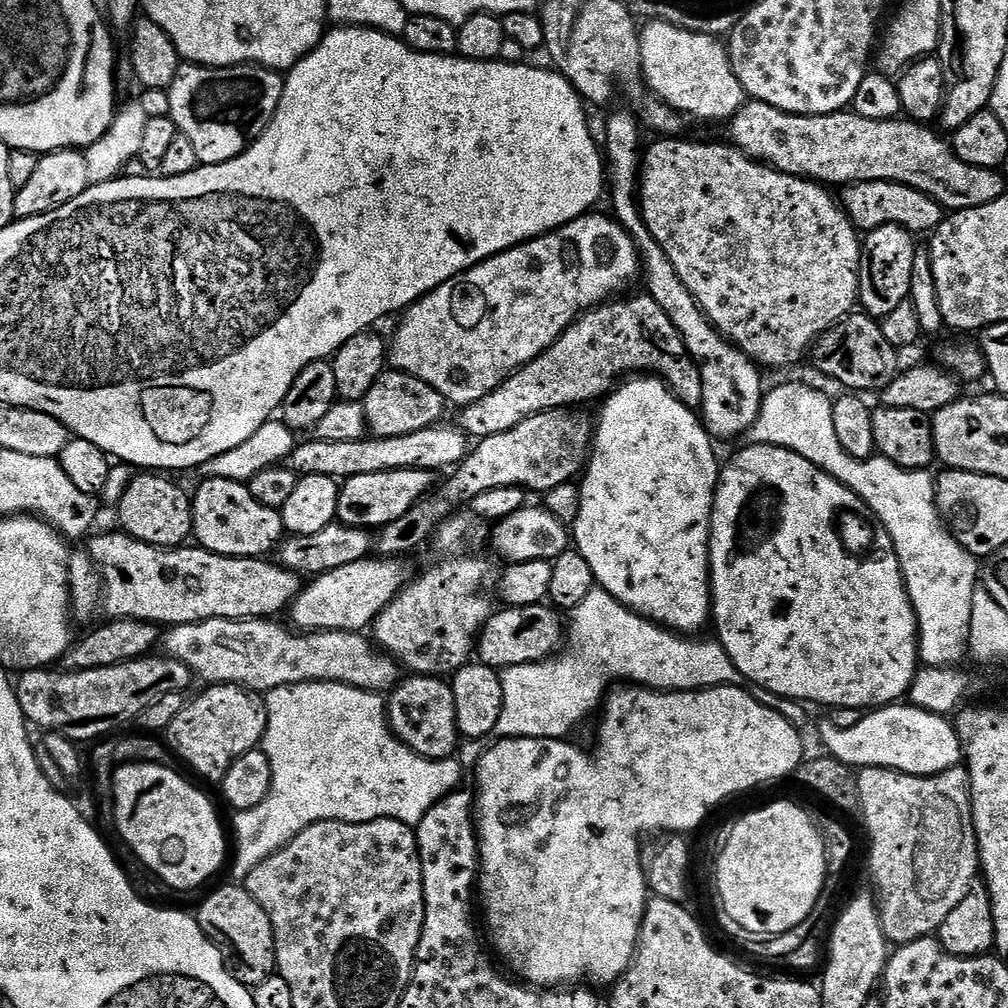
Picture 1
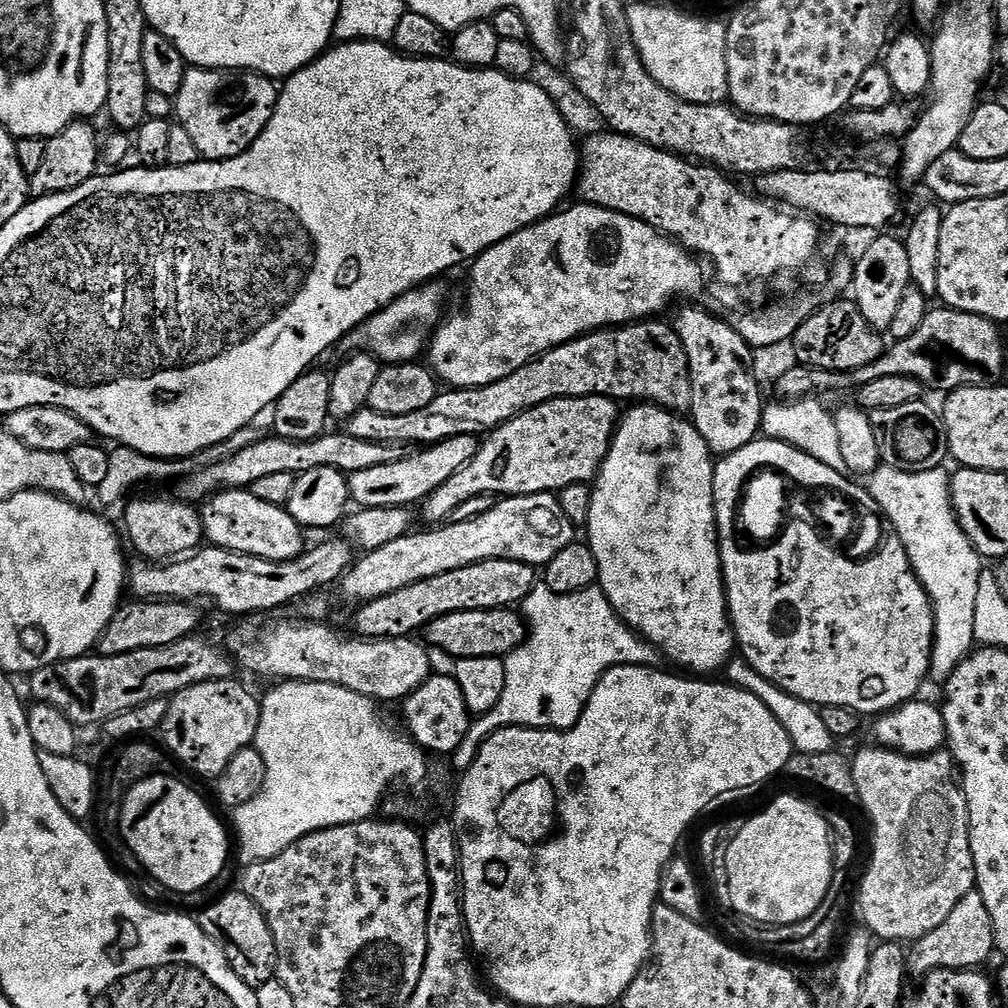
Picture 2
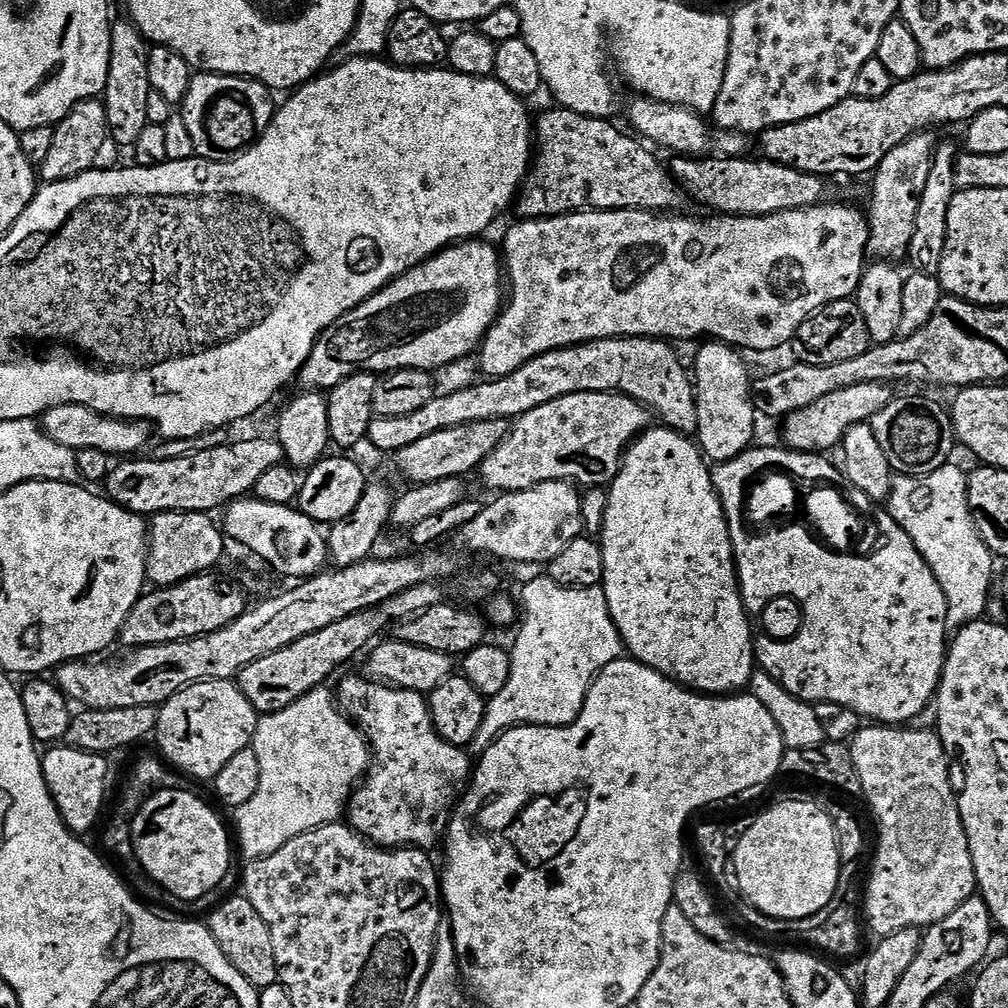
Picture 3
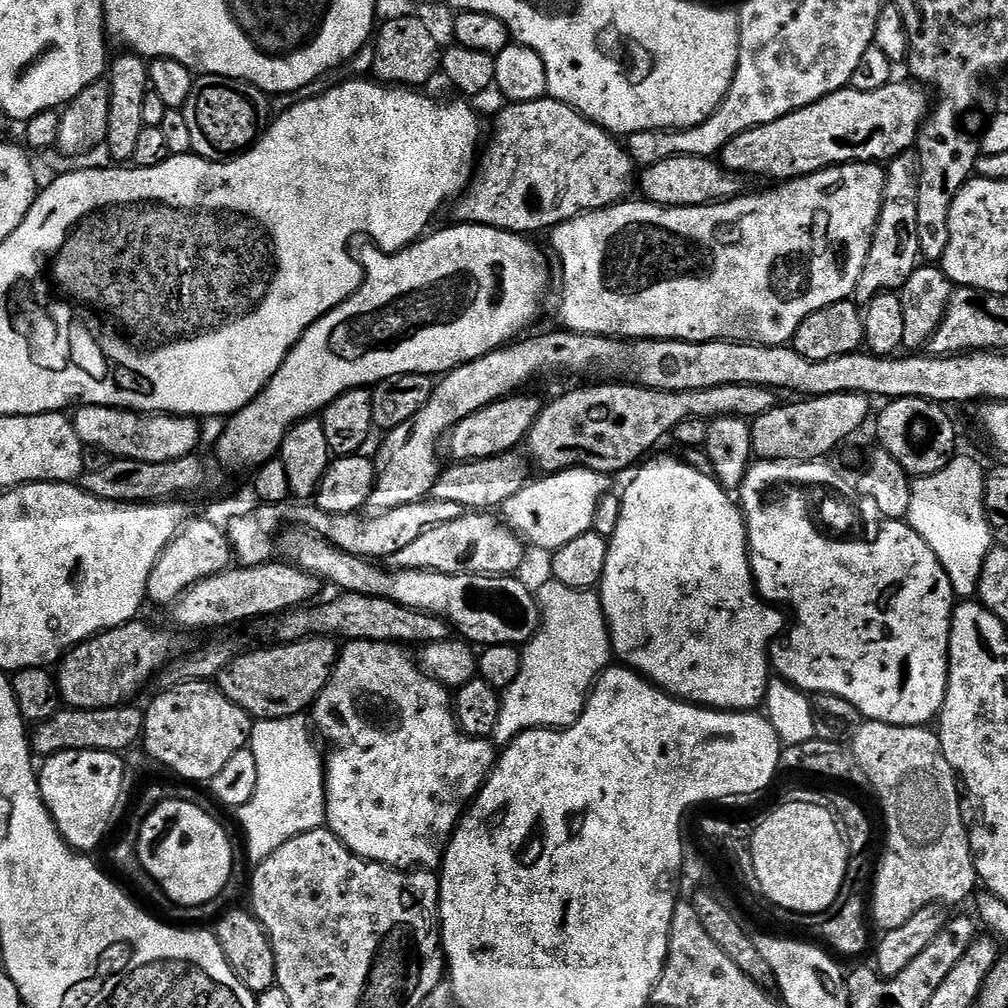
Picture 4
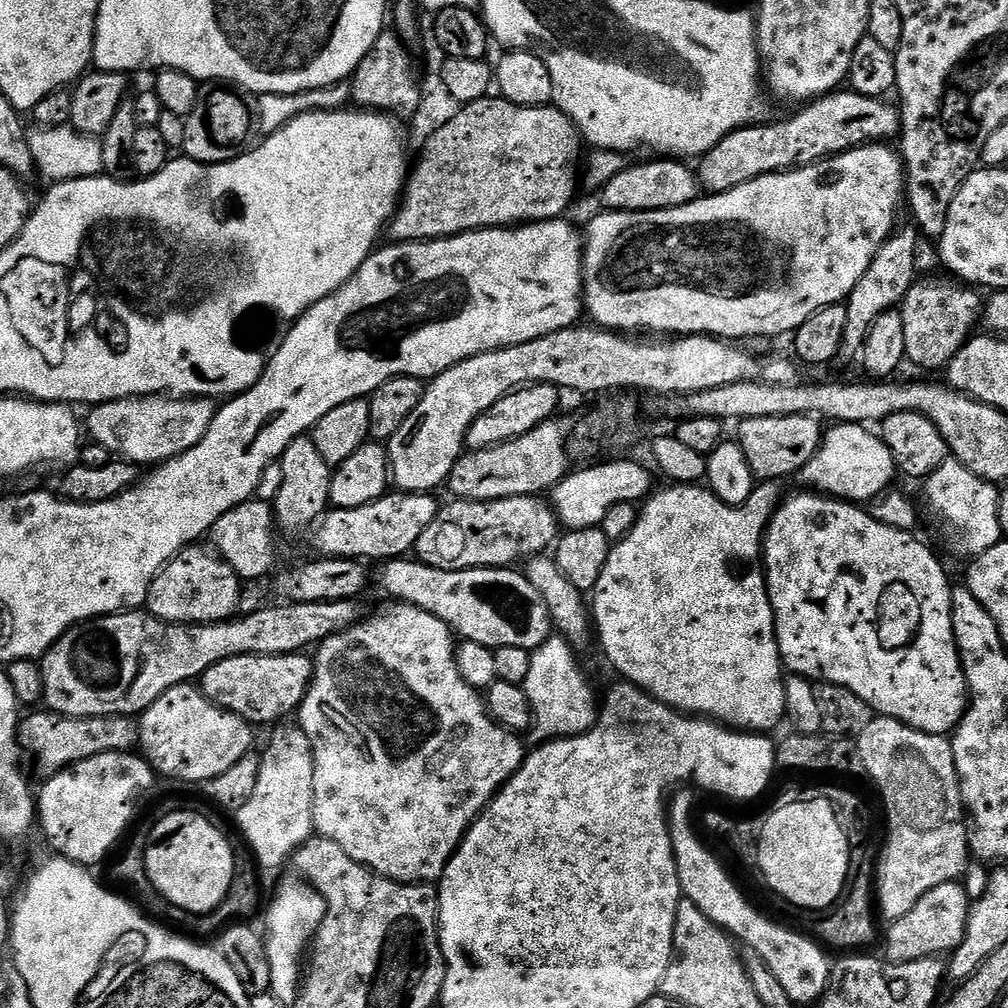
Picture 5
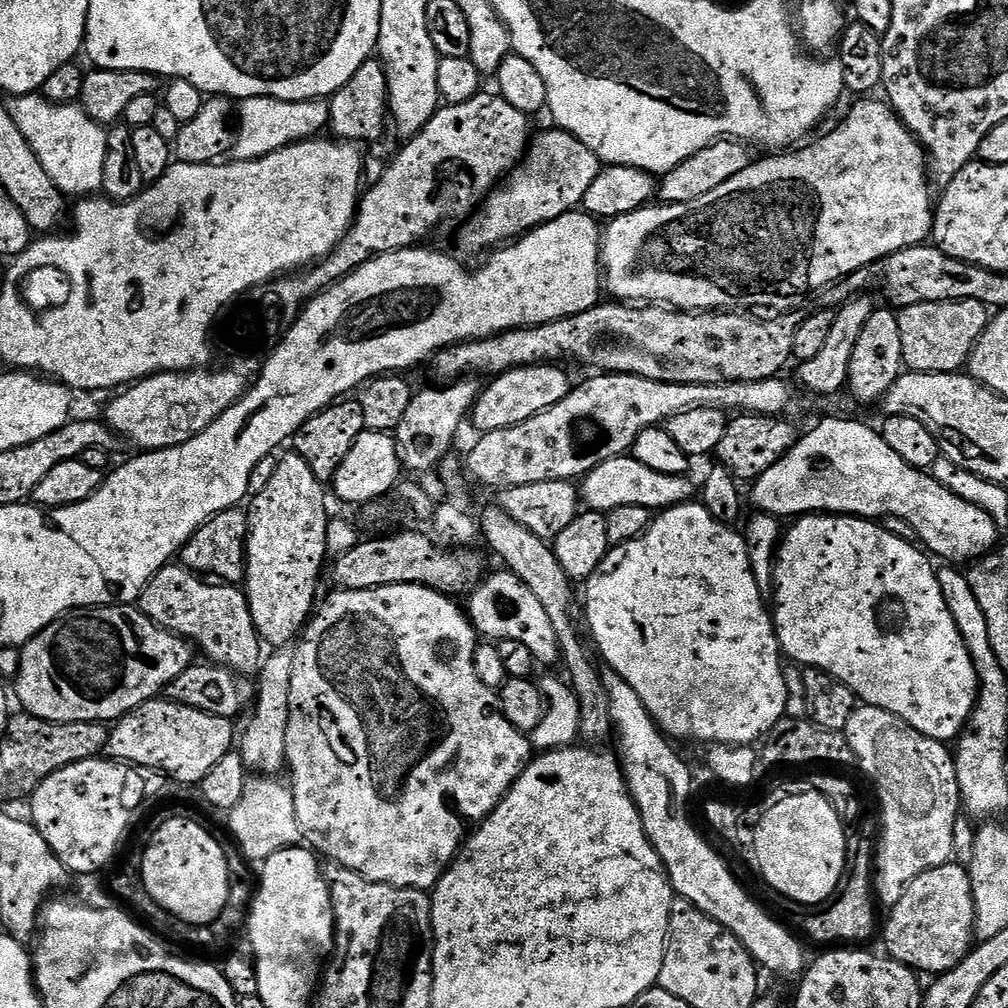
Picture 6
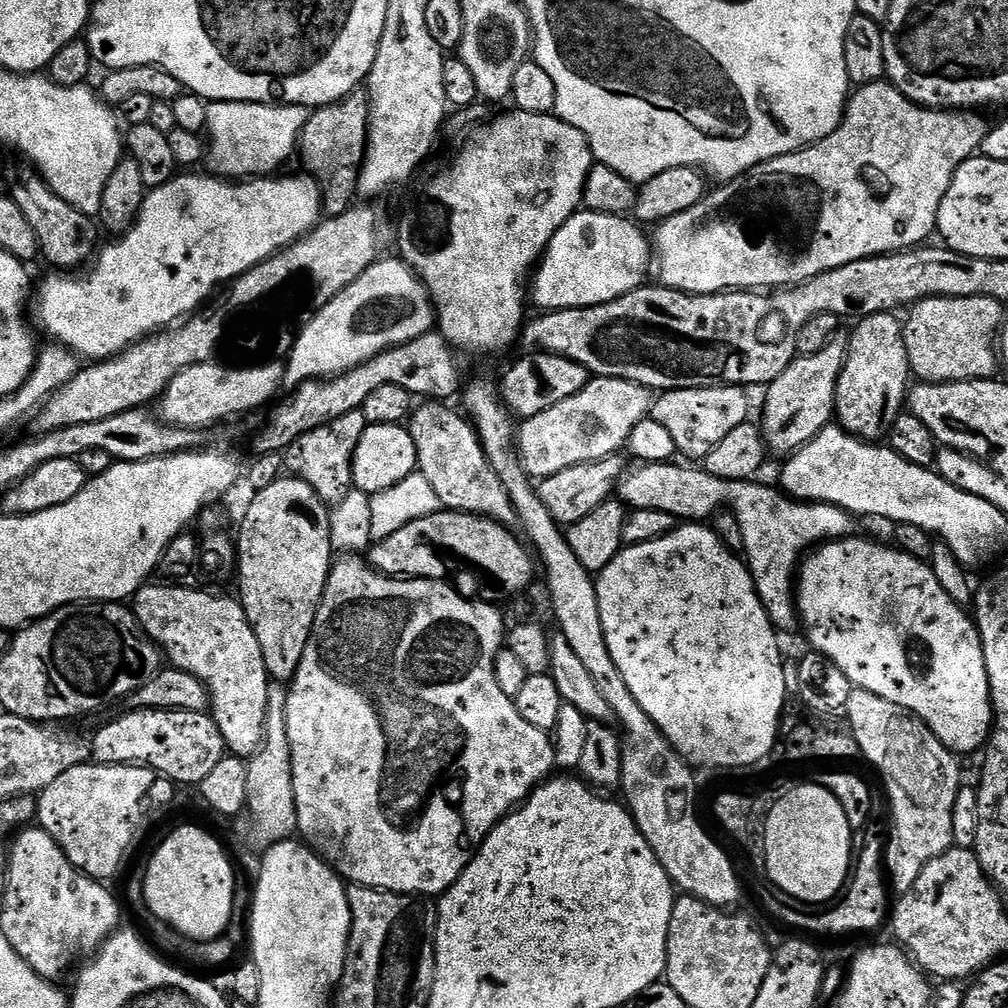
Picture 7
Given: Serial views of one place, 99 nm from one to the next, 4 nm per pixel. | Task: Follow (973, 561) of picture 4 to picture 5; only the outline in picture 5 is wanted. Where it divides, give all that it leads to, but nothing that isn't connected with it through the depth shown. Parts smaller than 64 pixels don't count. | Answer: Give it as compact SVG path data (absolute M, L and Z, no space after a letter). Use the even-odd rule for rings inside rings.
M949 458L929 474L923 484L928 508L938 519L948 523L948 544L958 555L975 558L1000 543L1002 533L998 510L1001 489L993 481L983 480L978 474L966 470L962 462Z

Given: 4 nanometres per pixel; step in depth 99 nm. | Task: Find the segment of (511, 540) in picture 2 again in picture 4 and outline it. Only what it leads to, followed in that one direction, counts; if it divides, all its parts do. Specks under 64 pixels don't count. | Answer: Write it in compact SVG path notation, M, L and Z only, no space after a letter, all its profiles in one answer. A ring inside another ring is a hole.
M567 468L539 478L541 480L533 479L522 490L518 490L514 498L503 504L502 520L525 545L545 548L545 553L551 554L557 548L566 546L566 542L578 538L578 534L592 531L594 510L598 508L600 499L610 490L609 477L589 468Z

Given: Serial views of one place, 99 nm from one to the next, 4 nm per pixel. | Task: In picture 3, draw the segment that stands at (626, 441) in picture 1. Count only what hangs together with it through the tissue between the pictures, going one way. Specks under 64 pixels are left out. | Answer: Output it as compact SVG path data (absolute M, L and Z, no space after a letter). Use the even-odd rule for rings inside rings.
M667 426L649 427L648 431L632 441L627 452L620 461L620 473L612 480L608 488L608 505L604 528L598 537L600 549L604 555L604 597L610 610L610 618L614 618L614 626L620 637L624 639L624 647L631 659L639 664L658 670L663 676L678 684L691 688L694 692L722 696L736 694L747 689L752 682L752 674L757 667L756 646L752 636L750 614L744 608L744 600L740 596L740 577L736 575L736 555L732 549L732 539L728 529L728 519L716 487L712 481L712 473L706 463L706 457L700 451L695 439L684 436Z

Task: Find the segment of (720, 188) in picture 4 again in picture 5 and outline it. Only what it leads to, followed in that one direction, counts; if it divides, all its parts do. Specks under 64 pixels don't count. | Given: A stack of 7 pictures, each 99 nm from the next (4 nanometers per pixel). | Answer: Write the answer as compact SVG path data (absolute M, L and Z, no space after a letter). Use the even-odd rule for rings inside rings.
M652 158L645 164L629 163L628 167L614 174L610 182L599 189L603 207L610 212L657 212L686 206L698 196L698 176L687 168L687 163L676 158Z

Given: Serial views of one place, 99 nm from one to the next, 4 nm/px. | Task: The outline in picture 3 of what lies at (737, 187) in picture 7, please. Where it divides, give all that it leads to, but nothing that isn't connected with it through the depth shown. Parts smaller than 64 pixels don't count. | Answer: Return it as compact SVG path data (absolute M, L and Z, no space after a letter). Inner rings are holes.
M821 202L813 208L779 212L773 216L712 214L709 220L691 220L688 216L680 216L684 214L661 214L629 208L617 212L568 212L564 216L550 216L543 220L521 219L516 222L520 224L514 225L504 236L502 268L506 273L506 303L480 342L480 368L488 378L509 376L526 362L555 348L571 348L573 344L587 344L590 340L615 340L622 336L651 336L669 342L707 338L712 342L730 344L737 350L749 348L752 352L772 352L783 344L784 347L791 345L804 319L814 315L824 304L855 297L856 288L864 276L868 251L868 221L865 213L848 204L828 203Z

